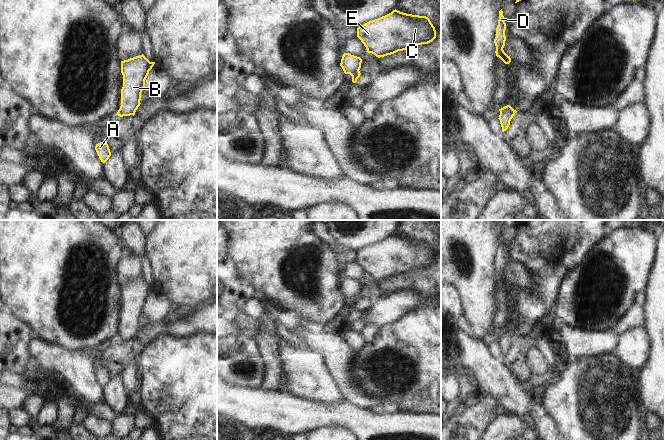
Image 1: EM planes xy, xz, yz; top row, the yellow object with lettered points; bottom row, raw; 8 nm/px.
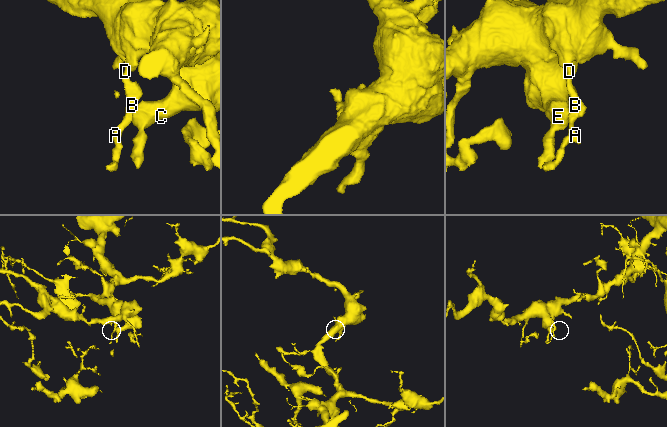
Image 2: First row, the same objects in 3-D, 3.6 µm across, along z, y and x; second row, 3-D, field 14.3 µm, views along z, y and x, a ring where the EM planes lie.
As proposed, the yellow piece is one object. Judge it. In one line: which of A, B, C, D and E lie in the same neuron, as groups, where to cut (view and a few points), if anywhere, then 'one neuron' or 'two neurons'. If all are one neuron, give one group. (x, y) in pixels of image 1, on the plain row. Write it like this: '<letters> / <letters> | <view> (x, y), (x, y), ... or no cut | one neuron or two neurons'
A B C D E | no cut | one neuron

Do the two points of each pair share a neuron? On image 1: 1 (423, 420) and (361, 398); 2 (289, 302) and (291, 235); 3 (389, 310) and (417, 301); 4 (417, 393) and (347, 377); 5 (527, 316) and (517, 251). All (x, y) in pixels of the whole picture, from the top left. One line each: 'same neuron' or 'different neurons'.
1: different neurons
2: same neuron
3: same neuron
4: different neurons
5: same neuron

